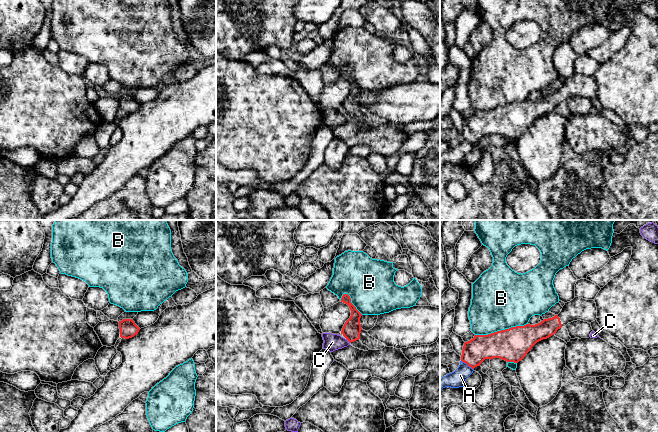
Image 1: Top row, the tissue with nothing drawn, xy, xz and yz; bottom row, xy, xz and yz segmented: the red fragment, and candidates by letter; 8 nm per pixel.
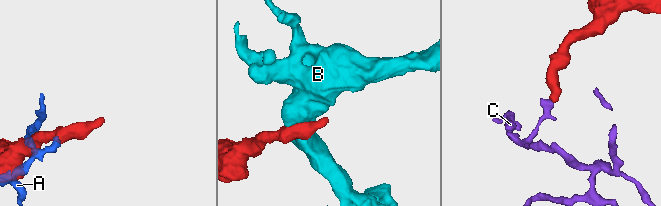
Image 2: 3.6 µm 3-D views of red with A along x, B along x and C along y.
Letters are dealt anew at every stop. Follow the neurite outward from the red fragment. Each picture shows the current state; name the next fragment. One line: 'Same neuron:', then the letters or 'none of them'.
Same neuron: none of them

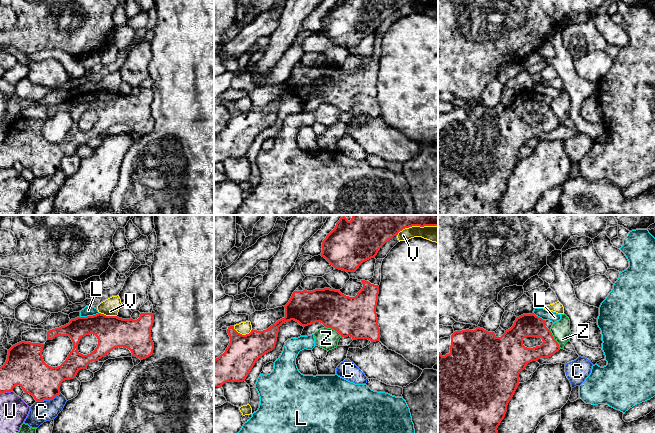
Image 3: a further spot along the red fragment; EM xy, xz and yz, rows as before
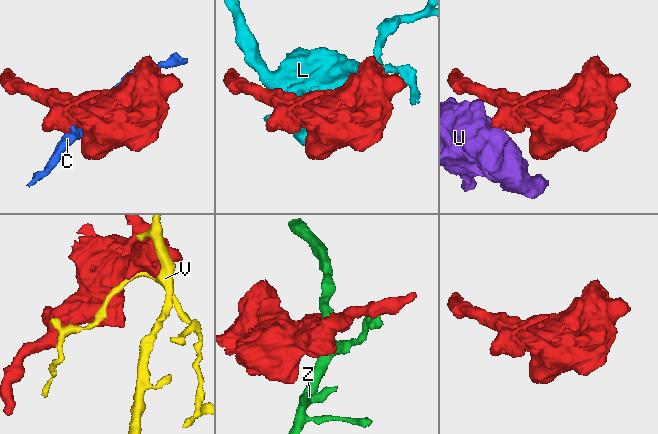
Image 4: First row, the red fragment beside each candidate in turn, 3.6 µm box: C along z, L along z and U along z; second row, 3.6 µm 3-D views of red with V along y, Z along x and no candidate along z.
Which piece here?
Same neuron: none of them

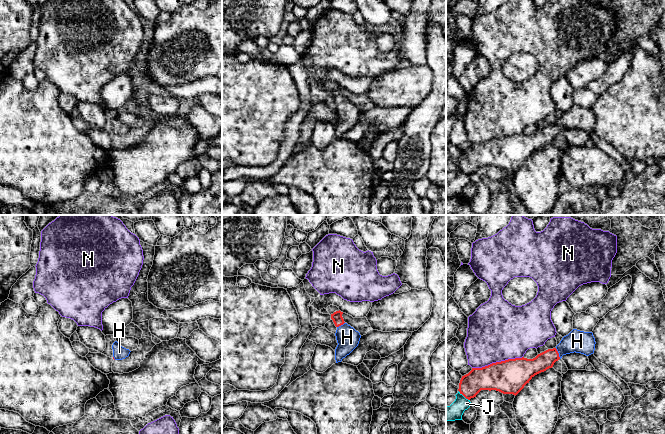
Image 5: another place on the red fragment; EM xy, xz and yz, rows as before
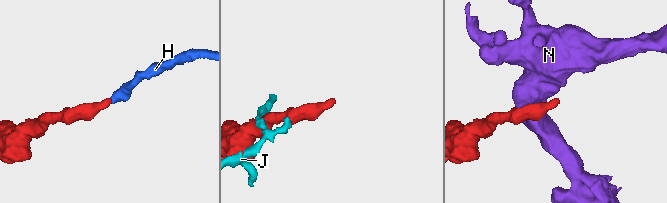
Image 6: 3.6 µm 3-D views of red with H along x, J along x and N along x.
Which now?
Same neuron: H

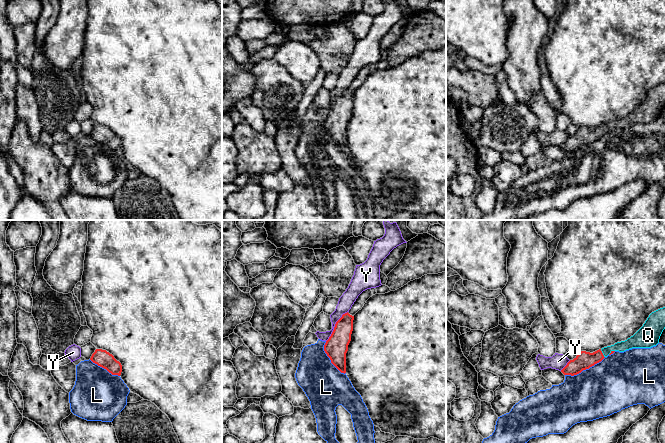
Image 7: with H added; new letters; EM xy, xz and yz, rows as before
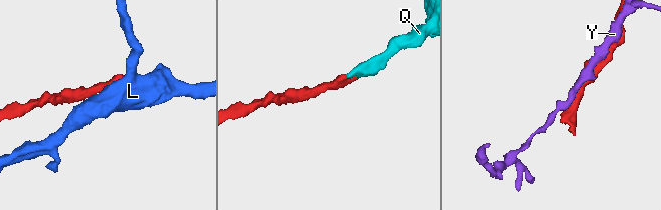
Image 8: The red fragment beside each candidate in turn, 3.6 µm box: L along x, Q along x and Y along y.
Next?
Same neuron: Q

